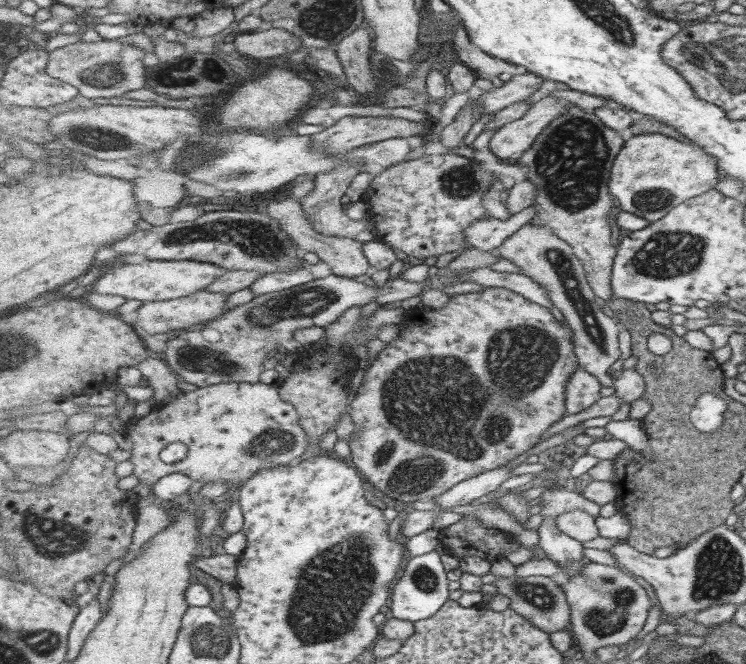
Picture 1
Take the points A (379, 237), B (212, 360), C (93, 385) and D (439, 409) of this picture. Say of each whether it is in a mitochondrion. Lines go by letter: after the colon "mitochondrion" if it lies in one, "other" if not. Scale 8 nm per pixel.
A: other
B: mitochondrion
C: other
D: mitochondrion

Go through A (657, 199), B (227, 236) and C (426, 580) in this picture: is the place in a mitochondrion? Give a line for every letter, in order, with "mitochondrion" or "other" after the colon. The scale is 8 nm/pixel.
A: mitochondrion
B: mitochondrion
C: mitochondrion

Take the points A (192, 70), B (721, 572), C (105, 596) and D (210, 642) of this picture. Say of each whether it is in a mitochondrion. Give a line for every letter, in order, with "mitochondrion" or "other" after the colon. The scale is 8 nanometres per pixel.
A: mitochondrion
B: mitochondrion
C: other
D: mitochondrion

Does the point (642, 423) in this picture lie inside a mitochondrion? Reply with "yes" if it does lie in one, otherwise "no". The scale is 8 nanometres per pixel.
no

